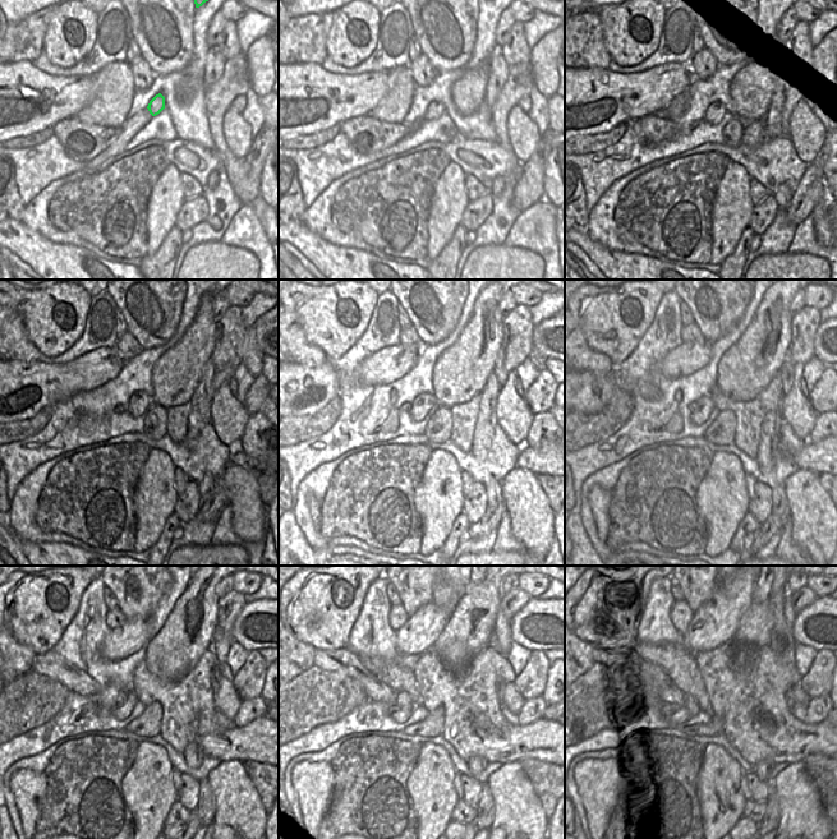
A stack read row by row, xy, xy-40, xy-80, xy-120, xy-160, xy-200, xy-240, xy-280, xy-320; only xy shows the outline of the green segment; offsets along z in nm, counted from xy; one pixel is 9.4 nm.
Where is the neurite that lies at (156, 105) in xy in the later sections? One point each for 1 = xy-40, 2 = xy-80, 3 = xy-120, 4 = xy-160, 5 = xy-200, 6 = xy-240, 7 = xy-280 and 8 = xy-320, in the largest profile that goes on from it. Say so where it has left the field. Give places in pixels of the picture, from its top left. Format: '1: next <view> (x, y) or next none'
1: next xy-40 (435, 110)
2: next xy-80 (716, 111)
3: next xy-120 (139, 401)
4: next xy-160 (424, 402)
5: next xy-200 (704, 406)
6: next xy-240 (120, 711)
7: next xy-280 (400, 714)
8: next xy-320 (681, 715)

